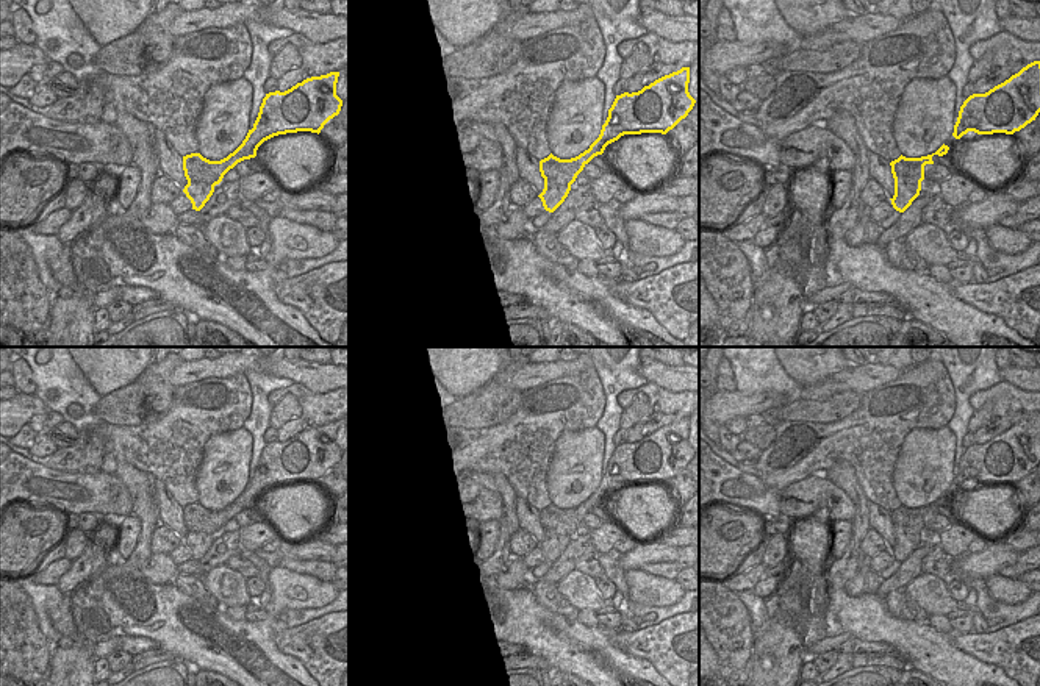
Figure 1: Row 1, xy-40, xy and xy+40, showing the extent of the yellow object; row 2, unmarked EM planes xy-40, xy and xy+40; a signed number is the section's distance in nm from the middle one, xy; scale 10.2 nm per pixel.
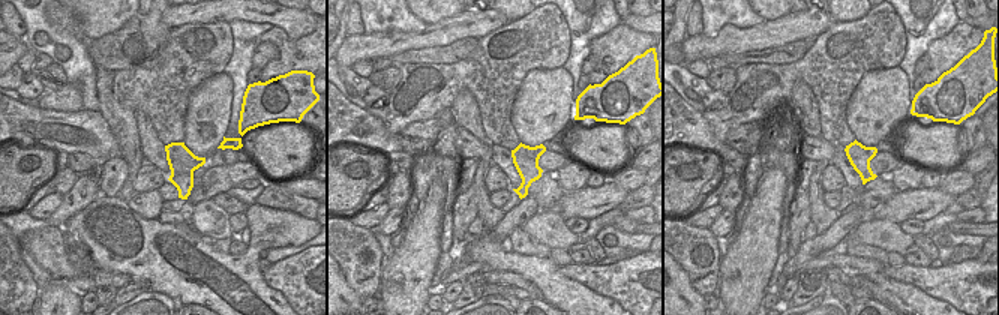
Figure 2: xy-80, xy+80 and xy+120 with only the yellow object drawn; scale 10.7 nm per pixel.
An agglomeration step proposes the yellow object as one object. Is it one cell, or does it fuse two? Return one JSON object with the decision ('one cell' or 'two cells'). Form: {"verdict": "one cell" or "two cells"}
{"verdict": "two cells"}

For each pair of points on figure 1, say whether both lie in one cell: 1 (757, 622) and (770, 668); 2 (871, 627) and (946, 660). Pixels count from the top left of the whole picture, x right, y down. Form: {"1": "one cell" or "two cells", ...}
{"1": "two cells", "2": "one cell"}

